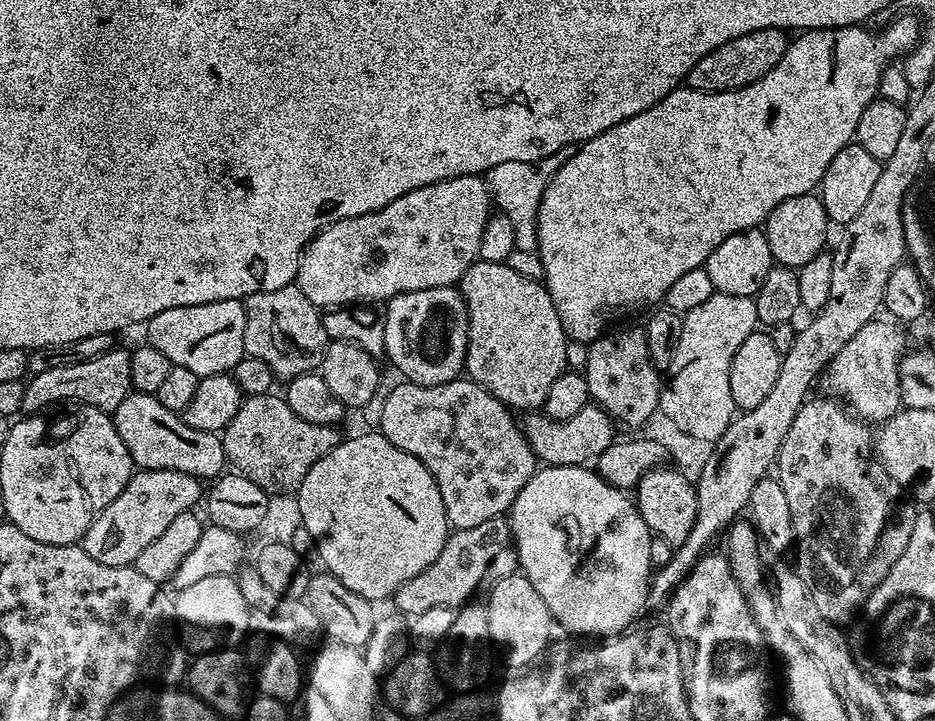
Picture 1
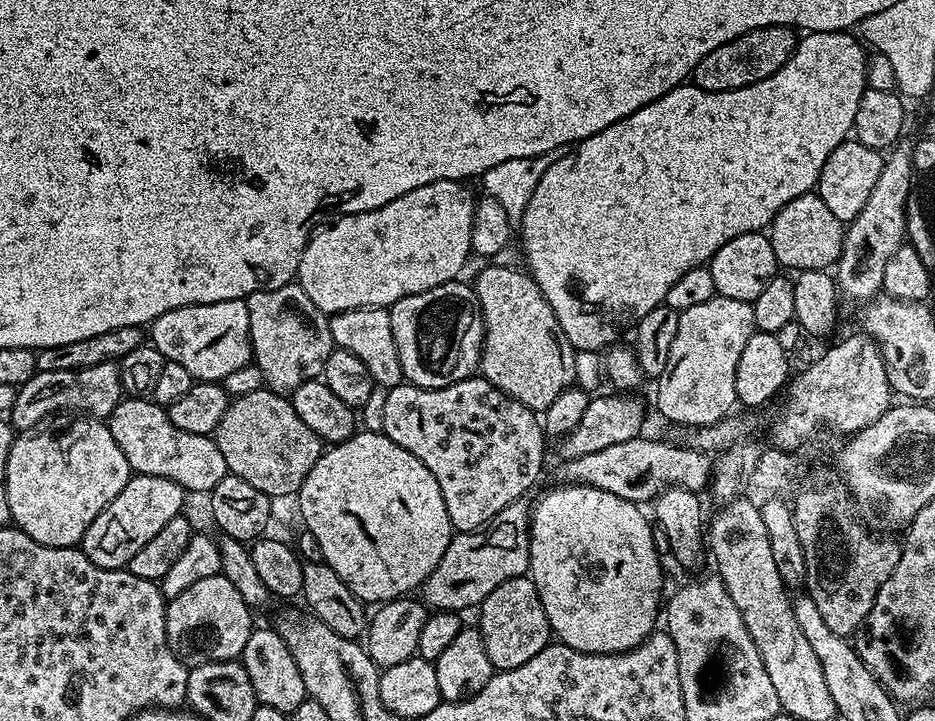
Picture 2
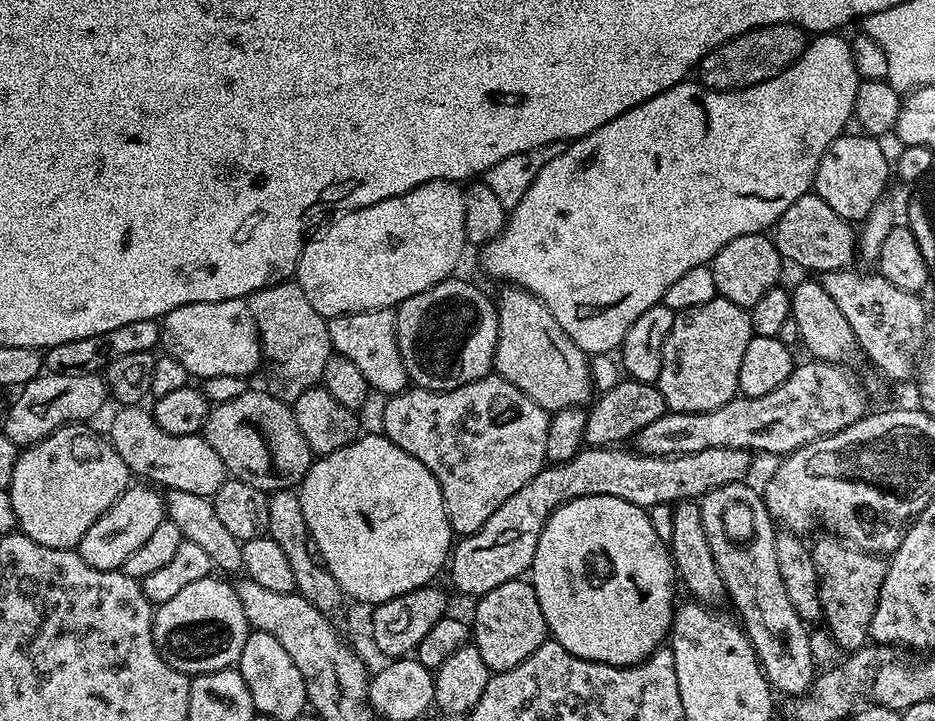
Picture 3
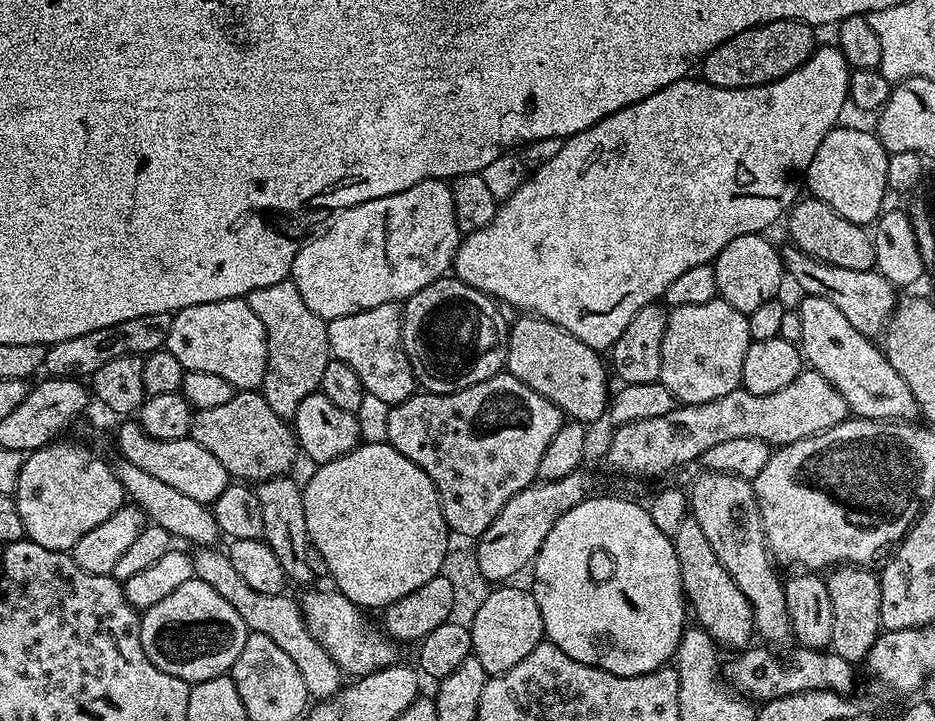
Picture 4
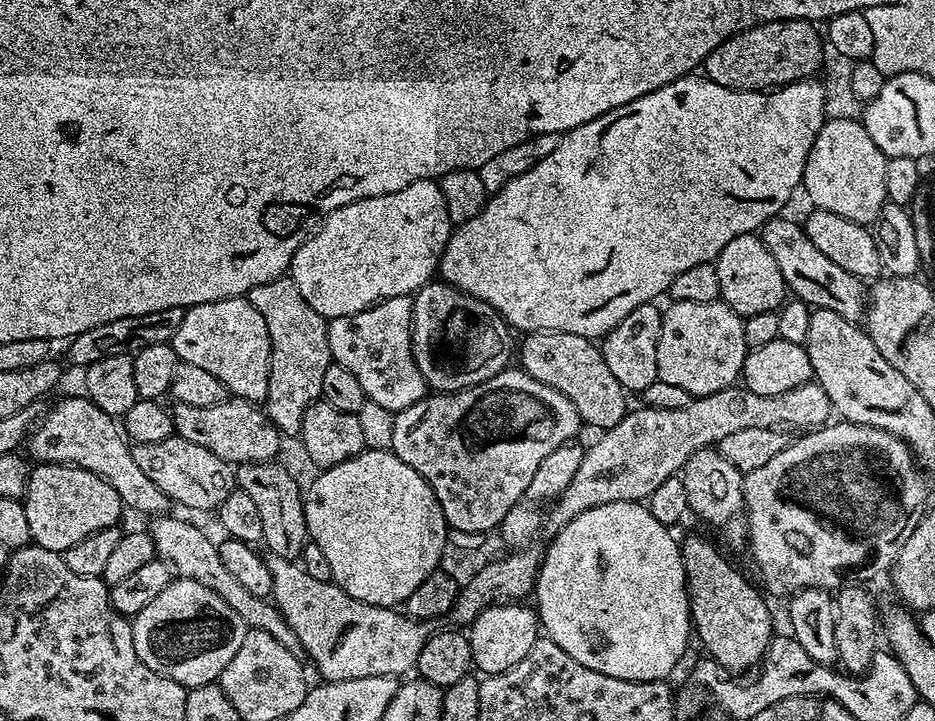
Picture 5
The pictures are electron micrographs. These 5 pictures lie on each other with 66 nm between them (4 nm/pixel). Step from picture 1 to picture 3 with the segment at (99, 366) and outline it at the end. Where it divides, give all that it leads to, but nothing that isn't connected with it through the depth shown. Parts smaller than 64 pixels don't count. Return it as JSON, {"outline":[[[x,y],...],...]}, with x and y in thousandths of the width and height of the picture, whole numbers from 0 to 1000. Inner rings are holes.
{"outline":[[[57,516],[44,519],[36,523],[31,533],[16,545],[17,556],[9,566],[9,573],[4,577],[2,598],[11,613],[18,619],[29,619],[40,616],[41,612],[49,609],[55,599],[61,599],[70,588],[78,585],[97,584],[97,577],[110,563],[117,559],[116,535],[111,530],[110,520],[101,516],[89,516],[88,519],[58,519]]]}

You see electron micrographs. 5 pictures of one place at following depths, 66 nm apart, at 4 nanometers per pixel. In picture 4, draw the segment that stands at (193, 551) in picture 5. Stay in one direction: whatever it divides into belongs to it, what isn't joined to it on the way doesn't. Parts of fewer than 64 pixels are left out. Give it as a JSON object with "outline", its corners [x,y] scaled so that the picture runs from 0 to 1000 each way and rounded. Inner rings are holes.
{"outline":[[[218,757],[214,767],[207,771],[209,803],[220,807],[220,813],[229,813],[255,852],[259,852],[259,863],[263,863],[266,877],[284,879],[284,885],[298,896],[304,906],[310,907],[314,924],[319,924],[323,935],[323,946],[327,946],[327,957],[330,967],[339,972],[350,971],[352,965],[358,965],[366,953],[366,933],[364,926],[344,902],[344,896],[332,879],[332,874],[325,861],[325,853],[321,849],[321,839],[316,831],[311,832],[308,824],[279,824],[277,818],[267,814],[267,807],[246,785],[246,774],[239,764],[233,766],[229,757]]]}

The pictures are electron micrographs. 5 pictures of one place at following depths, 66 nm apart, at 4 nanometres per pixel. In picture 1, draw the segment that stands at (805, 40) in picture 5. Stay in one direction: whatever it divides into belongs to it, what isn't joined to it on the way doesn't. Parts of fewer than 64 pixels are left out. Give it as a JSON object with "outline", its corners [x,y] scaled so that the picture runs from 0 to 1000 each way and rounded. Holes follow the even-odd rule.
{"outline":[[[820,39],[819,42],[806,42],[802,47],[794,47],[794,53],[785,53],[781,58],[772,58],[755,75],[755,80],[747,80],[742,92],[738,92],[734,107],[735,121],[748,128],[780,128],[794,119],[802,119],[811,114],[832,86],[836,86],[836,75],[841,75],[845,60],[845,50],[840,40]]]}

